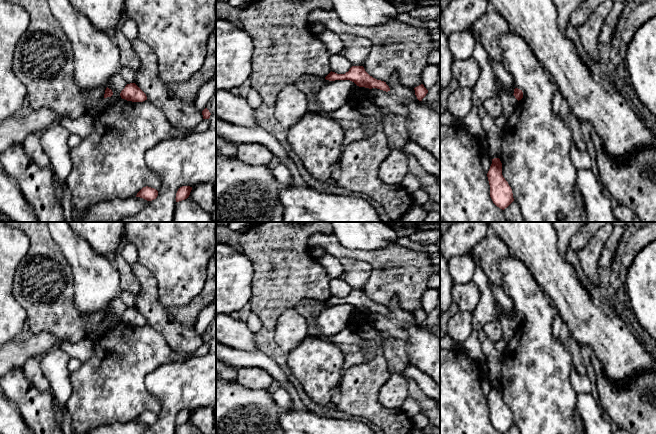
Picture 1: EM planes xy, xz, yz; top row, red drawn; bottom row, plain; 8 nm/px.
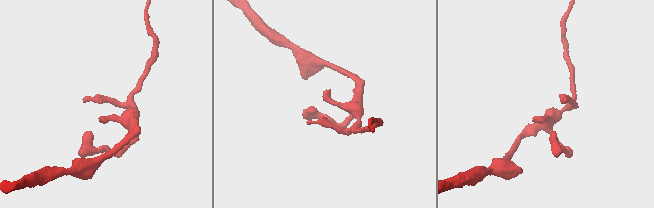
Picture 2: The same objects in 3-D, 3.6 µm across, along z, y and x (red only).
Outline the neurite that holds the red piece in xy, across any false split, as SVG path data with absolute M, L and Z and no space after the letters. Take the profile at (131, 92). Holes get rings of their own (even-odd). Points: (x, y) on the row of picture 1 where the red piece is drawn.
M135 83L127 84L121 91L120 96L122 99L132 102L143 102L147 100L146 94Z

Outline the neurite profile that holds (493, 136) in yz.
M483 106L478 107L477 112L485 132L484 138L488 143L488 155L492 159L500 158L502 145L501 128L495 125L494 118L486 112Z

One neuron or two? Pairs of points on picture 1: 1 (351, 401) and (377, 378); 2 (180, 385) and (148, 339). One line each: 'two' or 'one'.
1: one
2: two

